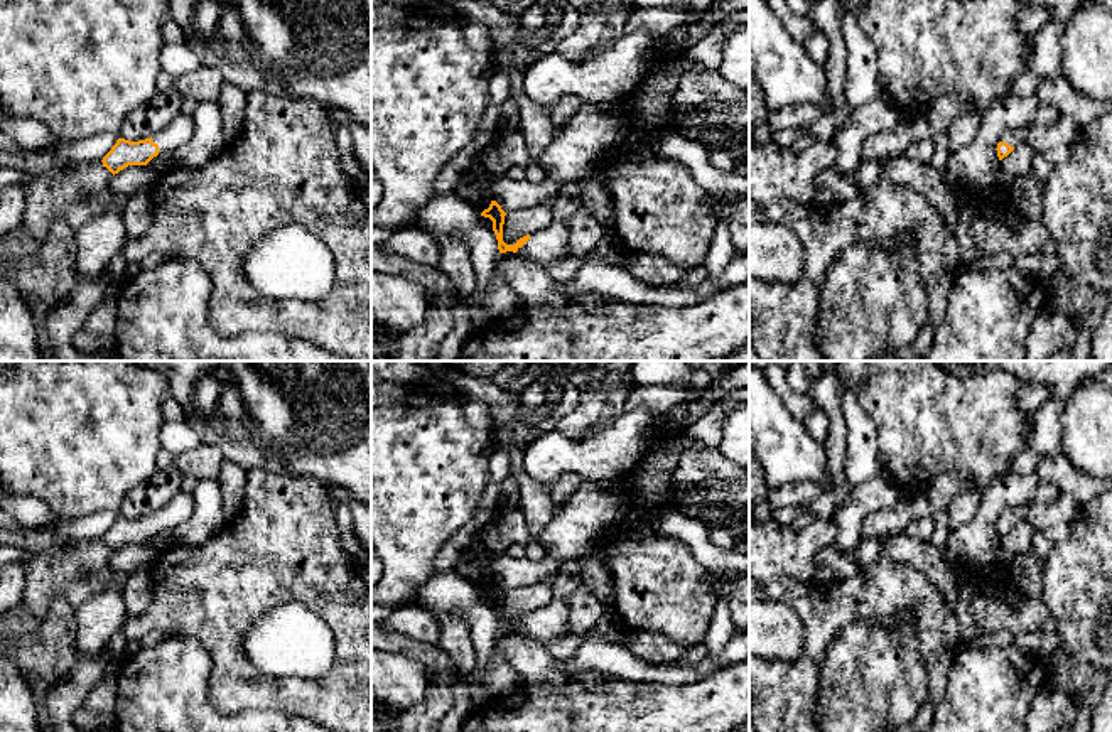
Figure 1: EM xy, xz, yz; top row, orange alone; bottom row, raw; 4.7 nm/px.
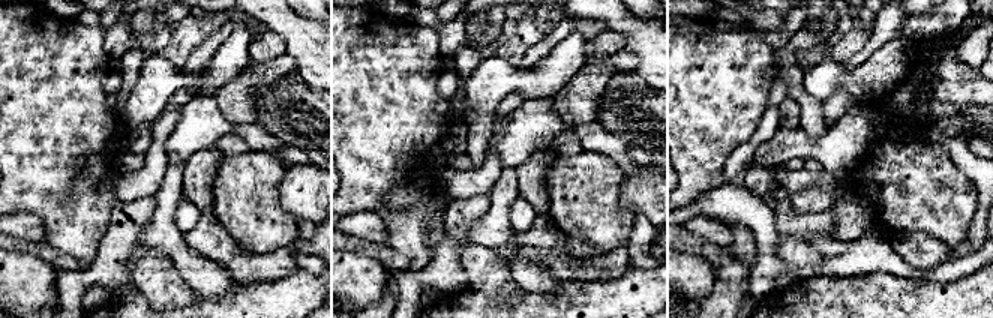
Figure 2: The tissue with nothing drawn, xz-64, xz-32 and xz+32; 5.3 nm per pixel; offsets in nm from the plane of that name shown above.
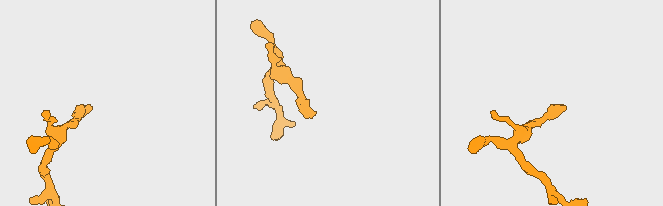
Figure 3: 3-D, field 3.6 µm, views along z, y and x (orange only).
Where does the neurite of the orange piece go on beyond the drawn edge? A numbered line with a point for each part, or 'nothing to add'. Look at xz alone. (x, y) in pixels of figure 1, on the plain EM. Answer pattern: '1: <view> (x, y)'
1: xz (549, 623)

